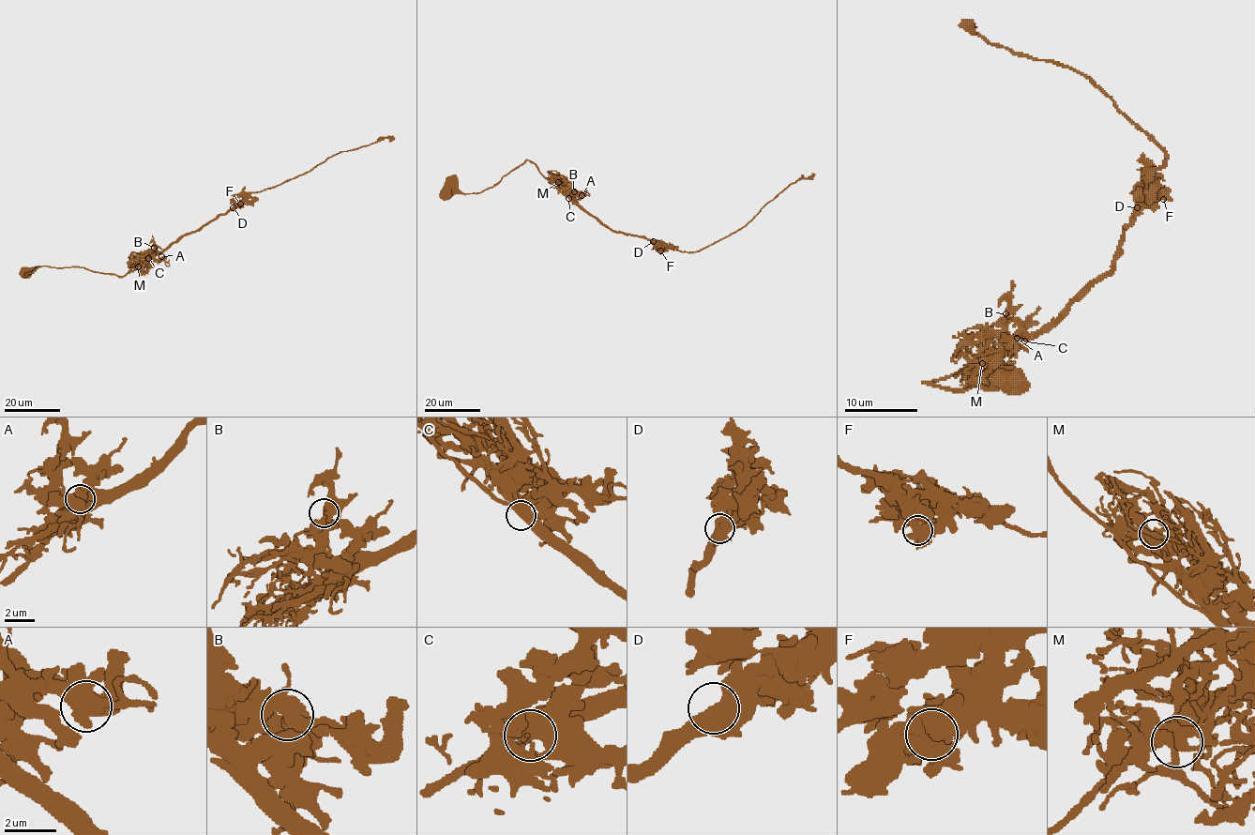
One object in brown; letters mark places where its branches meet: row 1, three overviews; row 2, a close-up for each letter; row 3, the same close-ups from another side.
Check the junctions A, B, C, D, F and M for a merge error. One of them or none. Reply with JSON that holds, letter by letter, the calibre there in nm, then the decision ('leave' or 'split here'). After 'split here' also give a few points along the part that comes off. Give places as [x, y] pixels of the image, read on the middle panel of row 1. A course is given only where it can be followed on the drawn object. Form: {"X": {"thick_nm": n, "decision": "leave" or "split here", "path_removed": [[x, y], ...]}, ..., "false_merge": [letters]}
{"A": {"thick_nm": 600, "decision": "leave"}, "B": {"thick_nm": 460, "decision": "leave"}, "C": {"thick_nm": 440, "decision": "leave"}, "D": {"thick_nm": 500, "decision": "leave"}, "F": {"thick_nm": 440, "decision": "leave"}, "M": {"thick_nm": 440, "decision": "leave"}, "false_merge": []}

